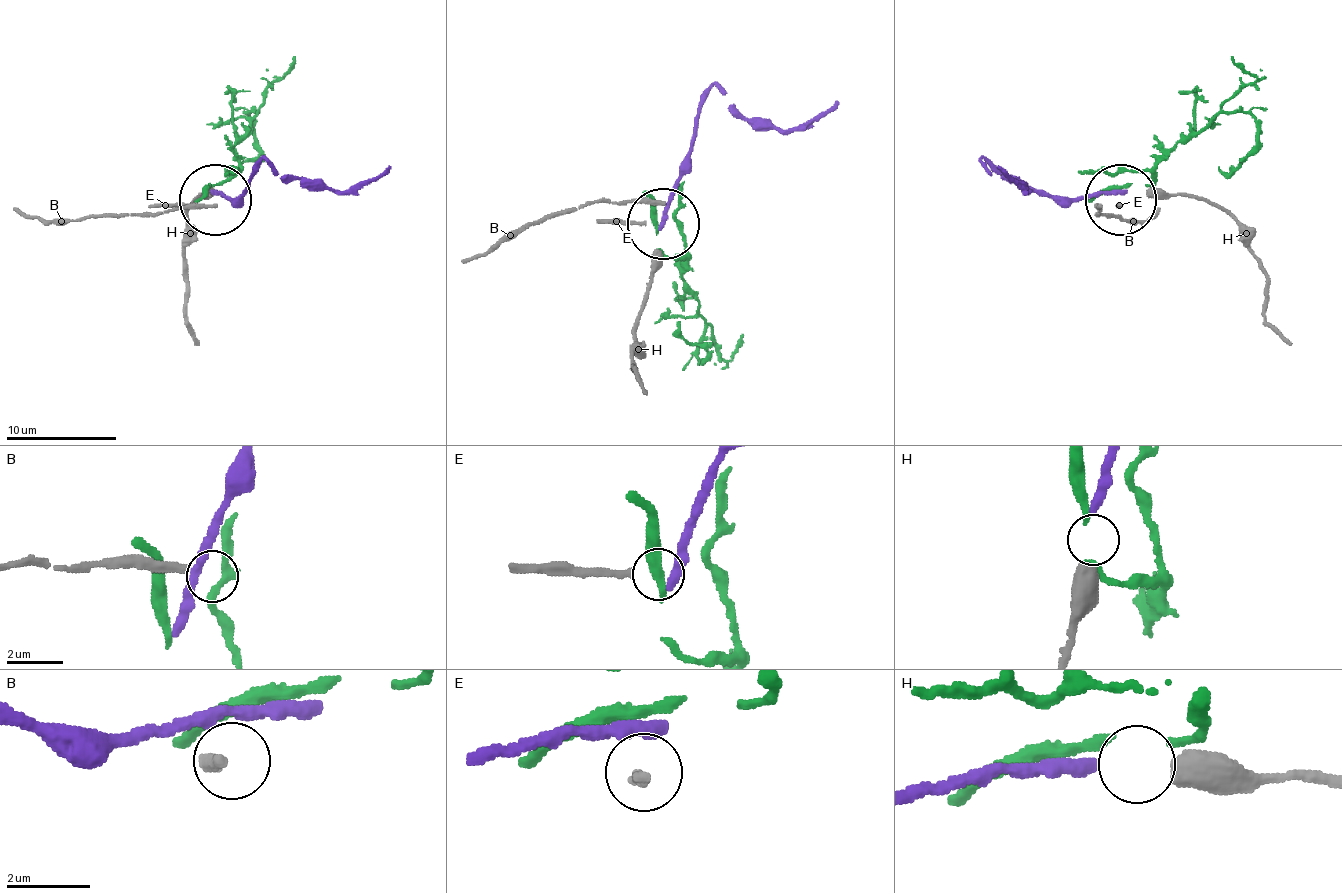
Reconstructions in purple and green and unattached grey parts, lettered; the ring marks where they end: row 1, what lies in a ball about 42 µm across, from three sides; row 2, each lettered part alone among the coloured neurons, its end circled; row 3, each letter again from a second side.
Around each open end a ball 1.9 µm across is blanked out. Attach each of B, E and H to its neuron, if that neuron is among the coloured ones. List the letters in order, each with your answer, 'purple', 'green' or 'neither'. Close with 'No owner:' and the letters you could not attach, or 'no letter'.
B: neither
E: neither
H: purple
No owner: B, E

